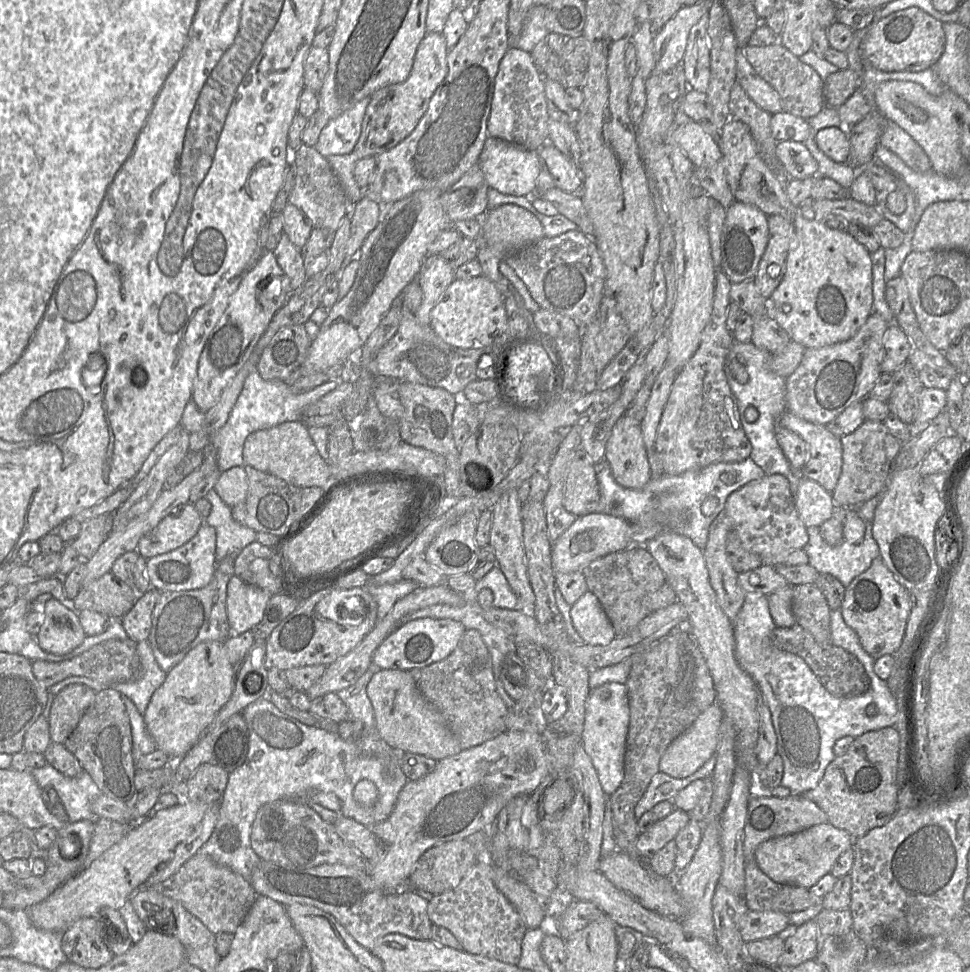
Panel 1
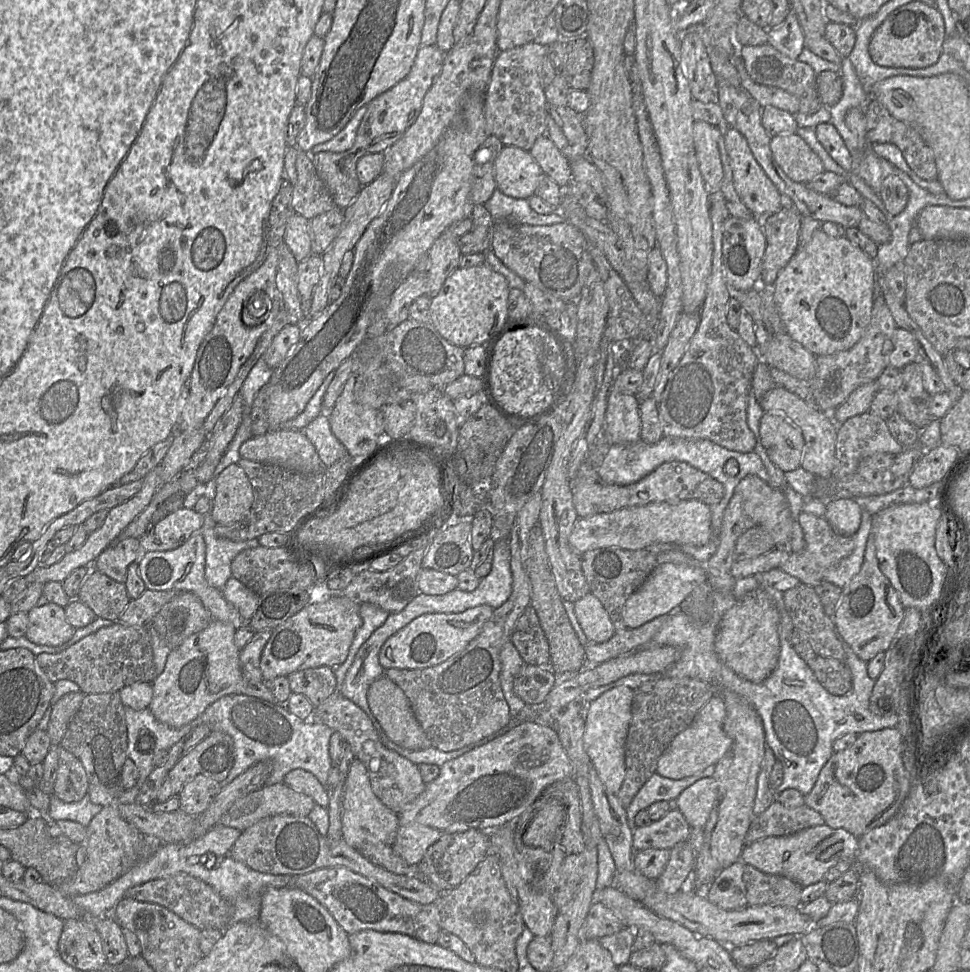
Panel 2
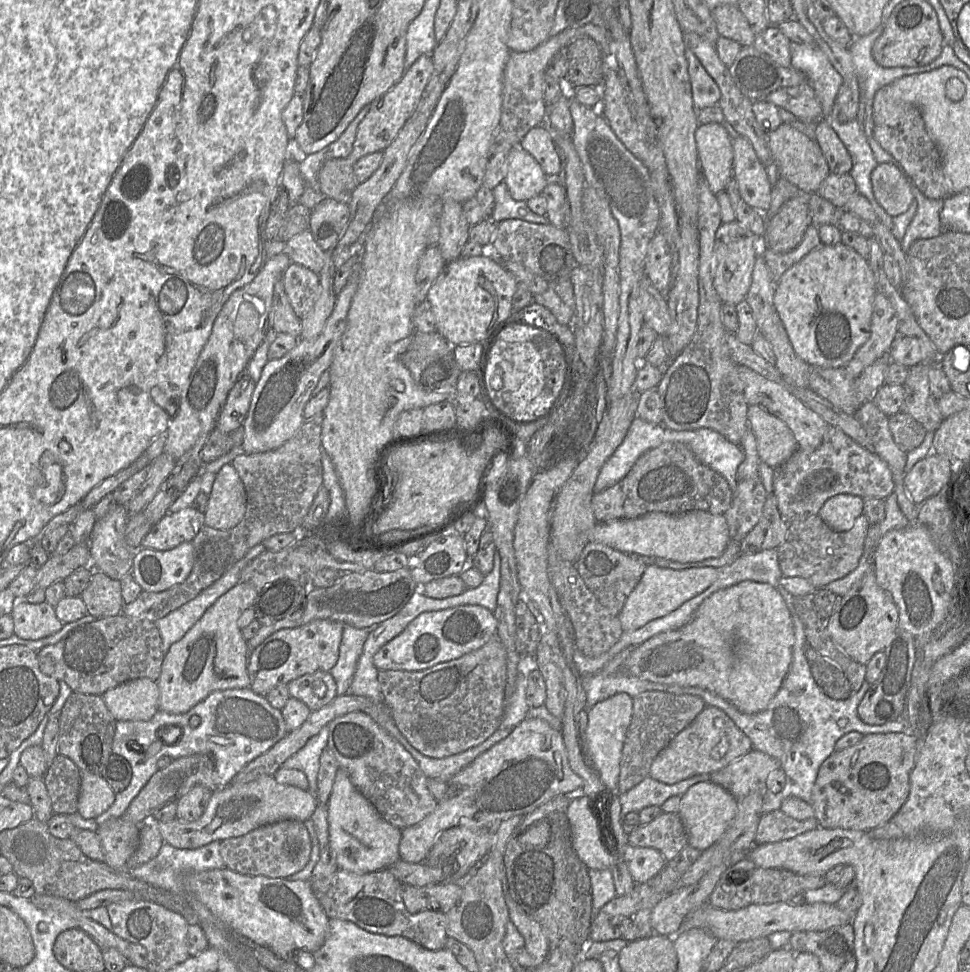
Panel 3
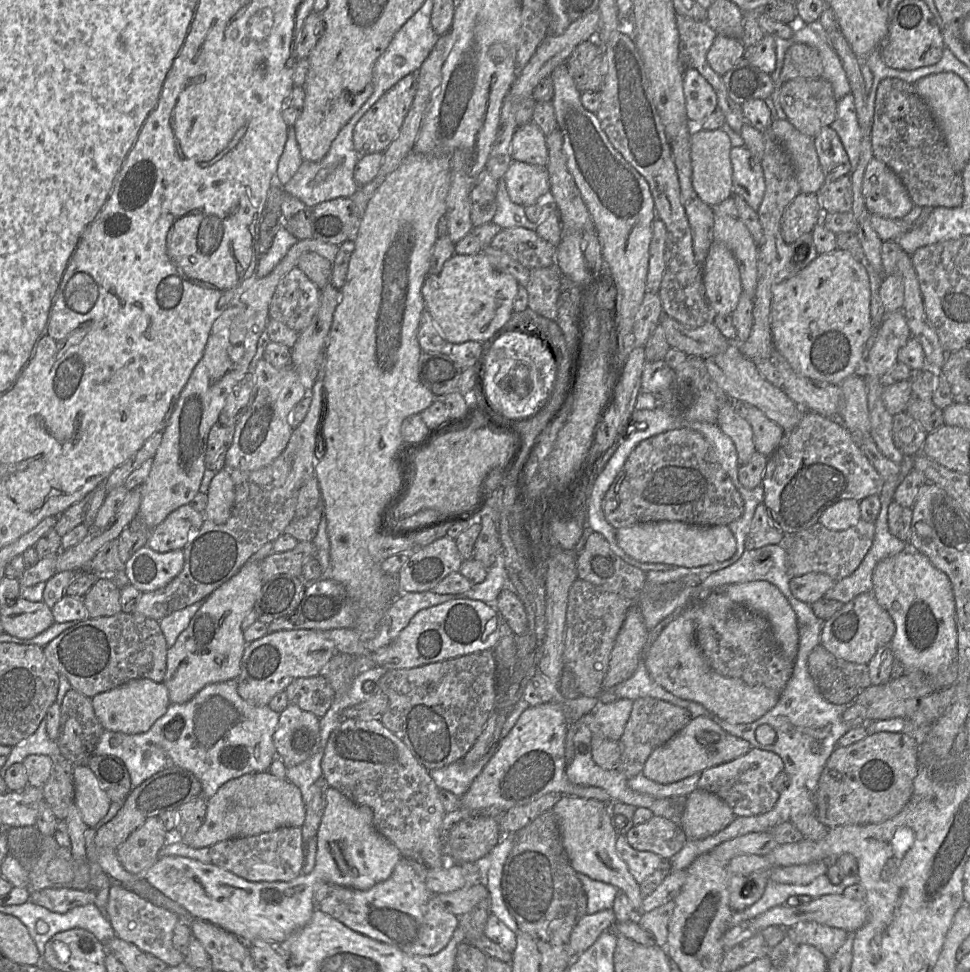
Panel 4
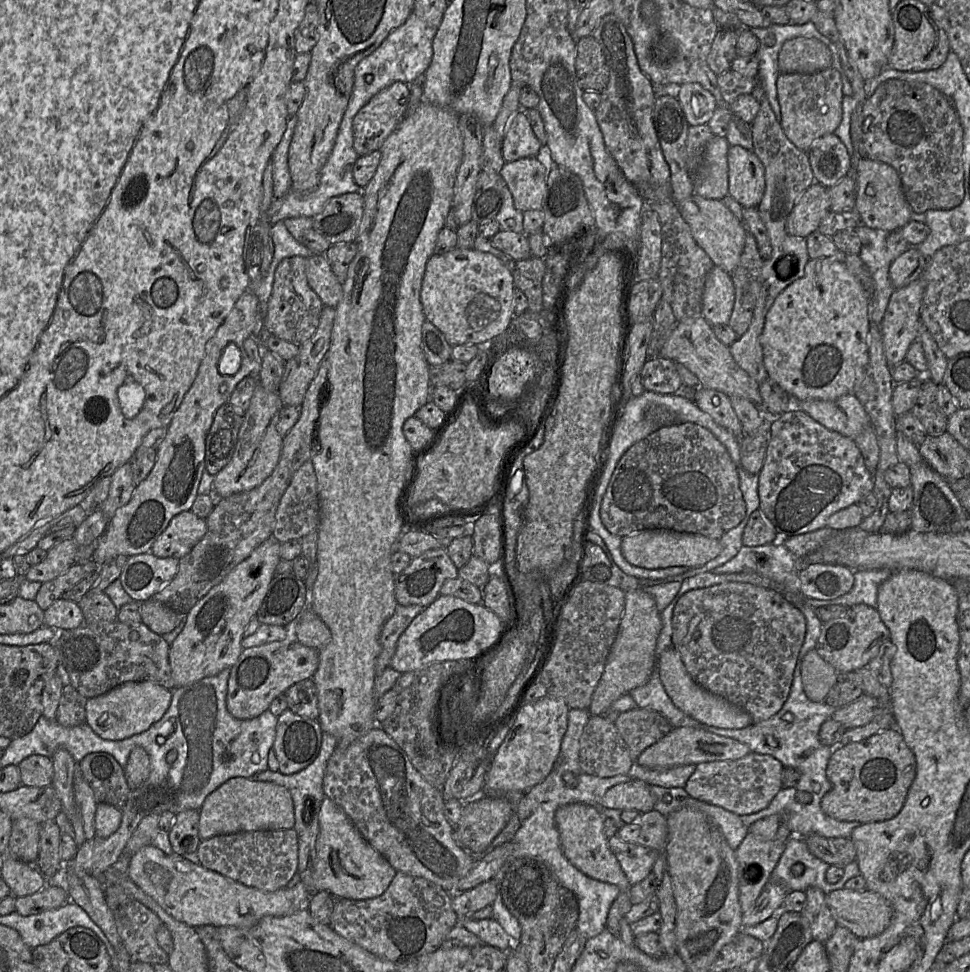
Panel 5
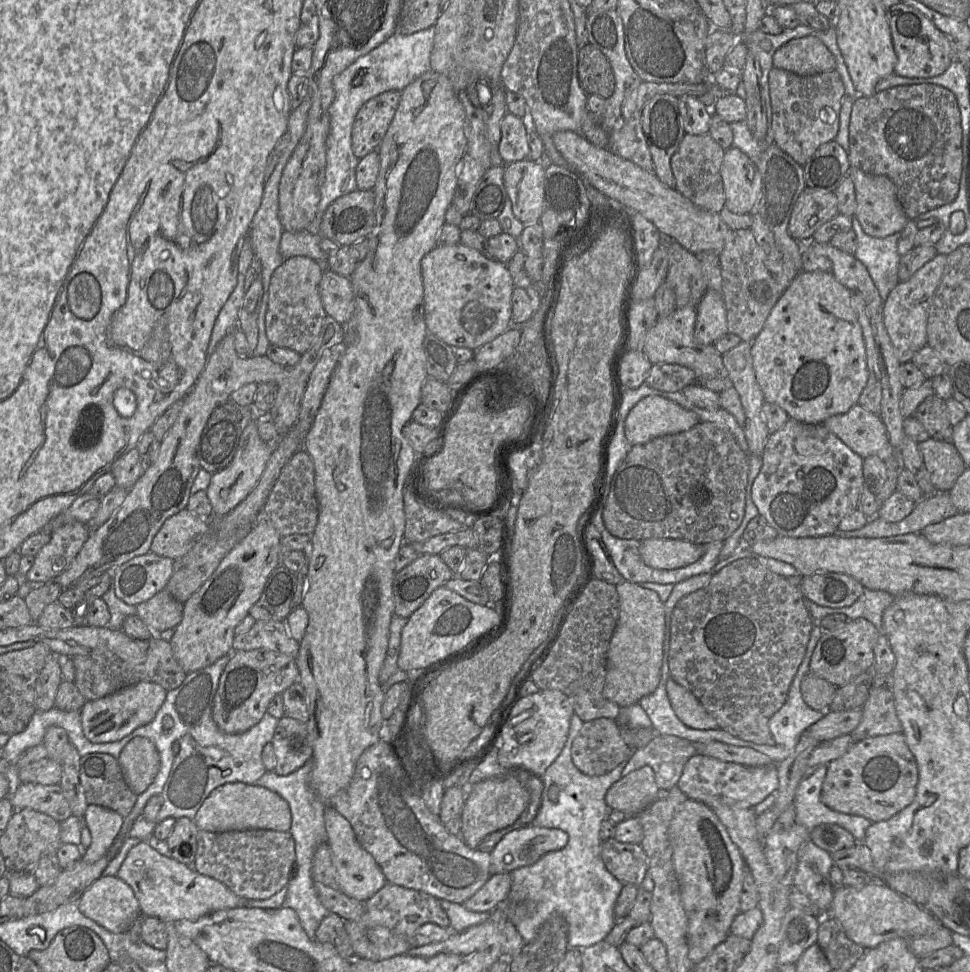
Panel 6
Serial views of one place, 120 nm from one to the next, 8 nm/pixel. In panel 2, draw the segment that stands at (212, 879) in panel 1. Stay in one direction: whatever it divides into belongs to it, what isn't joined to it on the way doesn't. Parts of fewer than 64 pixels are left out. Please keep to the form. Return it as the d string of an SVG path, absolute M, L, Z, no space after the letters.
M185 873L131 887L124 893L124 898L164 906L199 930L207 928L225 930L232 923L231 904L209 884Z

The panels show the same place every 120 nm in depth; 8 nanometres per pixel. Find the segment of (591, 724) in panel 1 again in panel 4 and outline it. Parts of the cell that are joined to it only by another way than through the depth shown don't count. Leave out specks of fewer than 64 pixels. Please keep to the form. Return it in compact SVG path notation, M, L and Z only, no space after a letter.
M620 698L597 706L593 714L605 737L613 741L620 740L631 714L632 705L632 700Z

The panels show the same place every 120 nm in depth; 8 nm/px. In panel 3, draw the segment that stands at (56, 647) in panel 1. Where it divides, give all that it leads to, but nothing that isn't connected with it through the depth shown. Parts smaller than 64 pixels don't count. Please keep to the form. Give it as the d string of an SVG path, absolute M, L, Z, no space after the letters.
M18 599L11 616L14 634L26 640L39 640L53 635L64 625L57 618L55 608L47 601L29 603L25 599Z

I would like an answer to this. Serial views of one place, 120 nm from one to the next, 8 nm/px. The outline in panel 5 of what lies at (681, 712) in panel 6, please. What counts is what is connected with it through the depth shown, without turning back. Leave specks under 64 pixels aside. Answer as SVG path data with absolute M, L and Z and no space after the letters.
M671 646L657 658L660 679L673 703L693 719L710 726L725 729L742 729L753 723L751 715L727 699L700 686L687 671L680 653Z

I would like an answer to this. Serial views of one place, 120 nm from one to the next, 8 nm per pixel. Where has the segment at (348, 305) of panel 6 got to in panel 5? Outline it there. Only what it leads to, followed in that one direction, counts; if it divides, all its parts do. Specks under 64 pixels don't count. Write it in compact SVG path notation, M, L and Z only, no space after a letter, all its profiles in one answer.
M314 253L306 258L305 273L309 286L324 306L336 308L342 297L342 283L331 270L325 254Z

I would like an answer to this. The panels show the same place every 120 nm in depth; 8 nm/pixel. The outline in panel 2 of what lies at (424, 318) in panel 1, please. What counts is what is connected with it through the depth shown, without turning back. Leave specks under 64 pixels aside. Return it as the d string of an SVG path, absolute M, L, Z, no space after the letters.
M446 230L428 251L429 292L425 295L432 298L440 291L447 277L459 267L461 257L459 239Z

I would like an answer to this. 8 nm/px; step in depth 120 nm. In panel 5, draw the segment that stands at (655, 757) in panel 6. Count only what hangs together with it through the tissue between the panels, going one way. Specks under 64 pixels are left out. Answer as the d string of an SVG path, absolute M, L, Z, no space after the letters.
M633 762L628 775L631 779L639 779L649 785L665 788L684 788L687 780L695 771L696 765L680 765L665 769L650 769Z

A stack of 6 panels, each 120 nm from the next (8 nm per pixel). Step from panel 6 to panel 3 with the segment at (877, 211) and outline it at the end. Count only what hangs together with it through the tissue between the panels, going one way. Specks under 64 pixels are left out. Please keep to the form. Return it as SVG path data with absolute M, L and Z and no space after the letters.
M878 163L871 172L871 183L877 202L892 217L906 212L915 199L911 181L893 163Z

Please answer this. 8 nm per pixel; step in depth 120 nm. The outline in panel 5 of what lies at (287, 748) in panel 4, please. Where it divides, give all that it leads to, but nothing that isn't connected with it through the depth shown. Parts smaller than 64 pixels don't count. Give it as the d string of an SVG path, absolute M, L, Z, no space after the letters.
M284 710L277 719L273 744L279 772L290 775L310 765L320 751L322 733L318 720Z

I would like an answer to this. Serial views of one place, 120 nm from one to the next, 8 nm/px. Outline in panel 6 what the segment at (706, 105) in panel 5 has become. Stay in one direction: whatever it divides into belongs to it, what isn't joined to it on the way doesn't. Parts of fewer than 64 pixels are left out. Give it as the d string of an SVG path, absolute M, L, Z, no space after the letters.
M682 95L678 101L686 134L703 135L709 133L712 111L693 95Z

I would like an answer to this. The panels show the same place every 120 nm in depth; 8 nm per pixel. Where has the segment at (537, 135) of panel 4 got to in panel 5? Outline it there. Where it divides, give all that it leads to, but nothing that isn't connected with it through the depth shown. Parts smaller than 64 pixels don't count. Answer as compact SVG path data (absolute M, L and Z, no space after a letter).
M525 110L516 112L508 123L508 129L502 140L502 156L505 162L520 158L535 157L542 144L535 136Z

